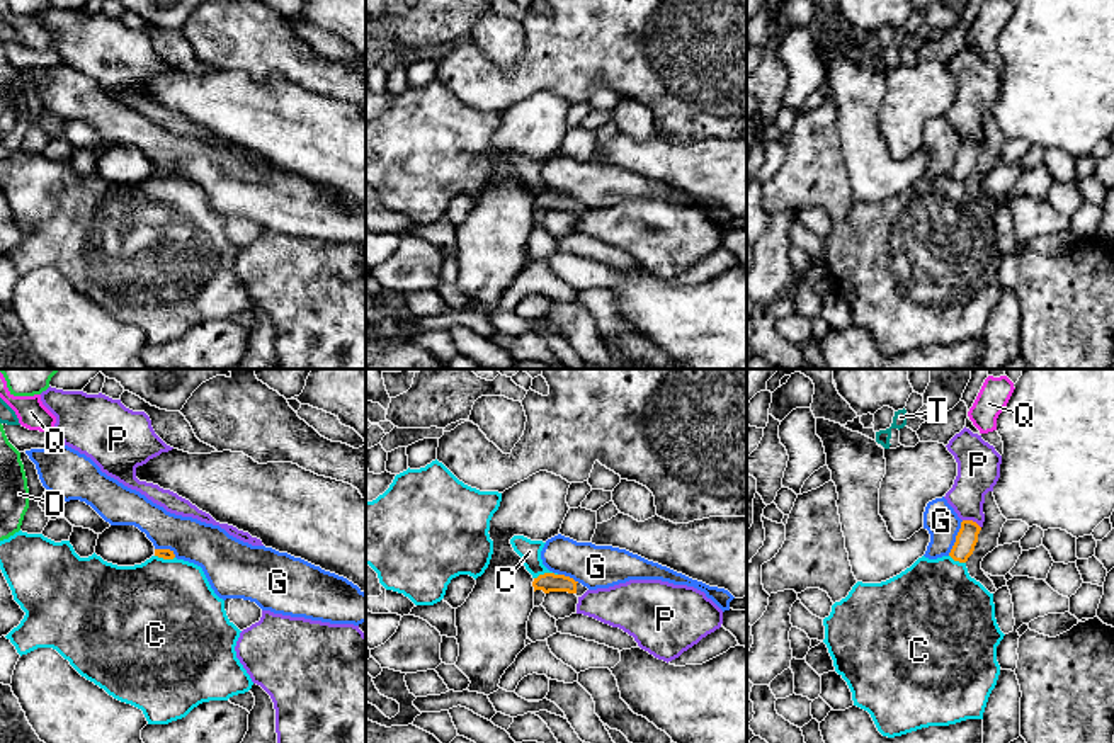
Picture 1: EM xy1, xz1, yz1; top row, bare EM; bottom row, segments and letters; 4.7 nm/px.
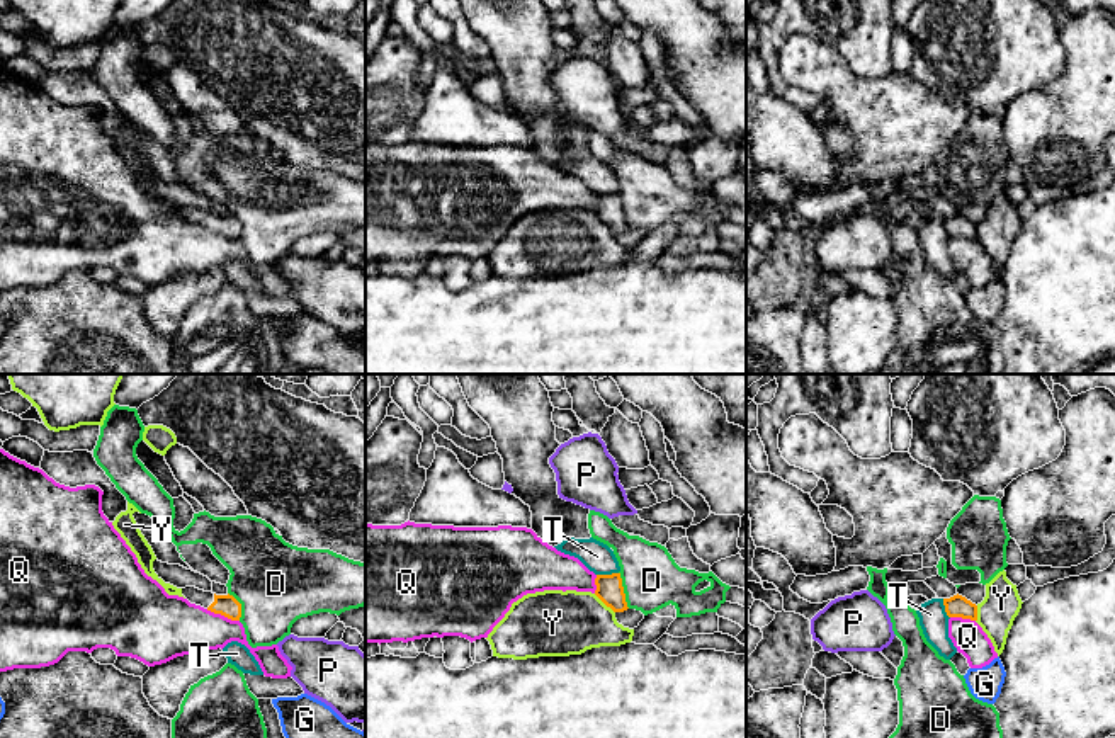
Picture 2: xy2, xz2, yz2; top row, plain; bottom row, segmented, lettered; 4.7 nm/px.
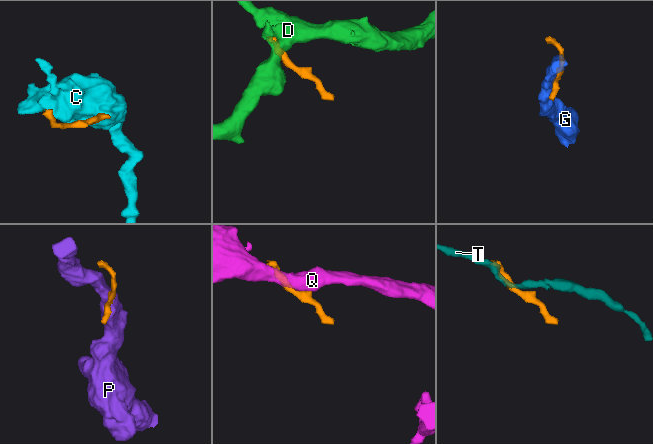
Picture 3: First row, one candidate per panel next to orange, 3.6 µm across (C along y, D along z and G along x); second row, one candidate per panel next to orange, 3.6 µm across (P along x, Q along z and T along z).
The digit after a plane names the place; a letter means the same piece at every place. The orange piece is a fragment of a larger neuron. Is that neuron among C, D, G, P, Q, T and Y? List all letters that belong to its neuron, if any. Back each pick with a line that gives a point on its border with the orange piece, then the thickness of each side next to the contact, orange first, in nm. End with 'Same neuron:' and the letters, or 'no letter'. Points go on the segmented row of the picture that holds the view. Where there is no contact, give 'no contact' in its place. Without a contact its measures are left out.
Same neuron: no letter

